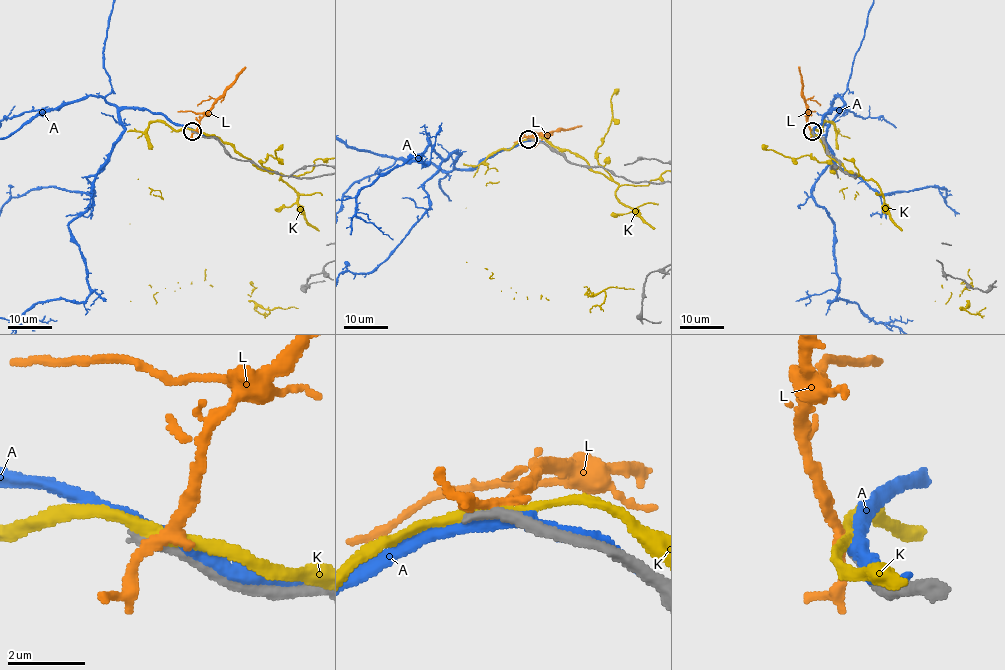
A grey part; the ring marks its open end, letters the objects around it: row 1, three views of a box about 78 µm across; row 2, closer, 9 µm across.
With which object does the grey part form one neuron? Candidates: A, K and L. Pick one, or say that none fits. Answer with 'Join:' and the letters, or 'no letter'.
Join: no letter

